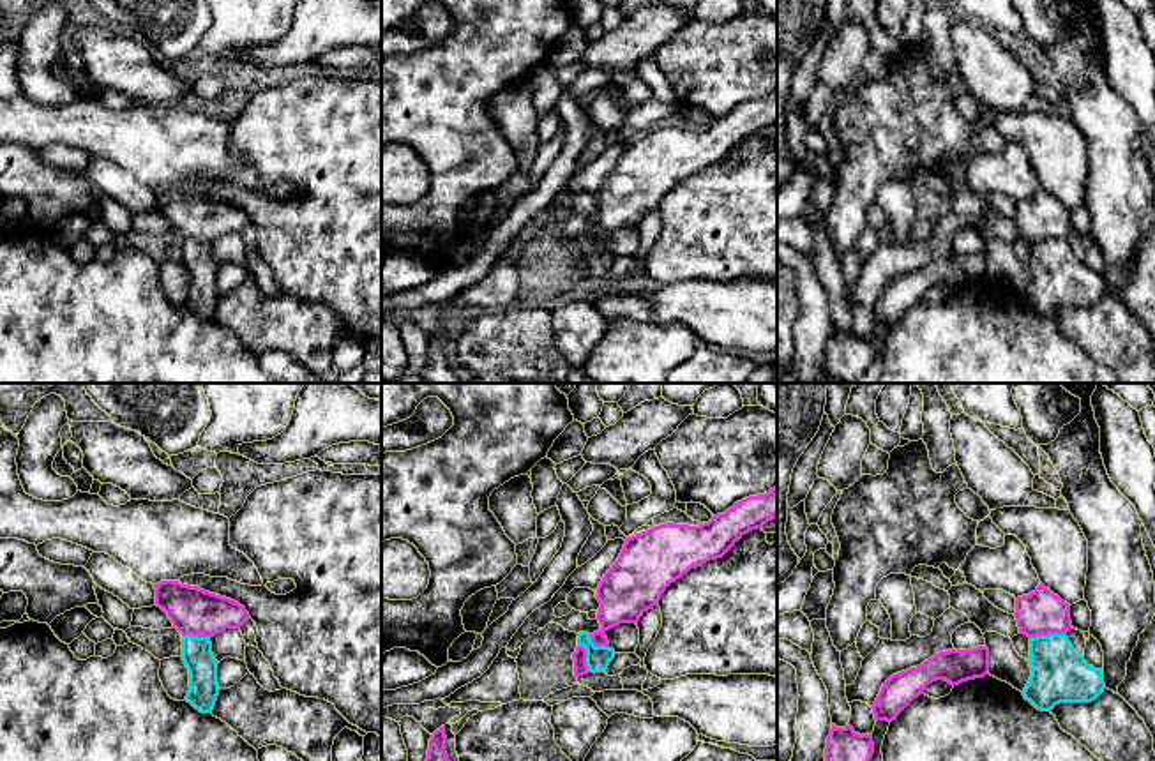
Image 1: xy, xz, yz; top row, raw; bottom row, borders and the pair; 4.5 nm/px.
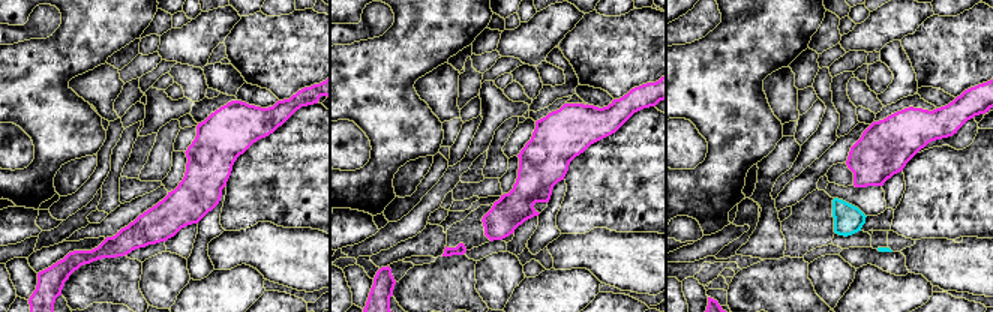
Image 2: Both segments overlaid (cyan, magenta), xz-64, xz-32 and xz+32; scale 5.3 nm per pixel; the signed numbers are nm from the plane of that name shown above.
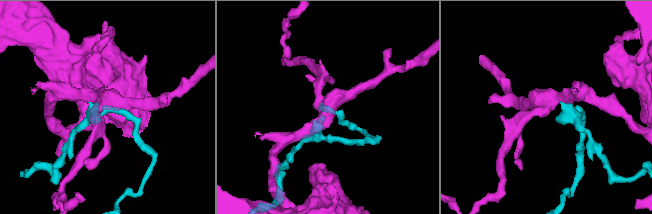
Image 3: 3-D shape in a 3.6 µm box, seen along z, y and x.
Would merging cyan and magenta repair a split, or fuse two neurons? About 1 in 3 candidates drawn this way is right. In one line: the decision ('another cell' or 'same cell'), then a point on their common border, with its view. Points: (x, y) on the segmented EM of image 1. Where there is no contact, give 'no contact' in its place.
another cell; meets cyan in yz at (1049, 634)

